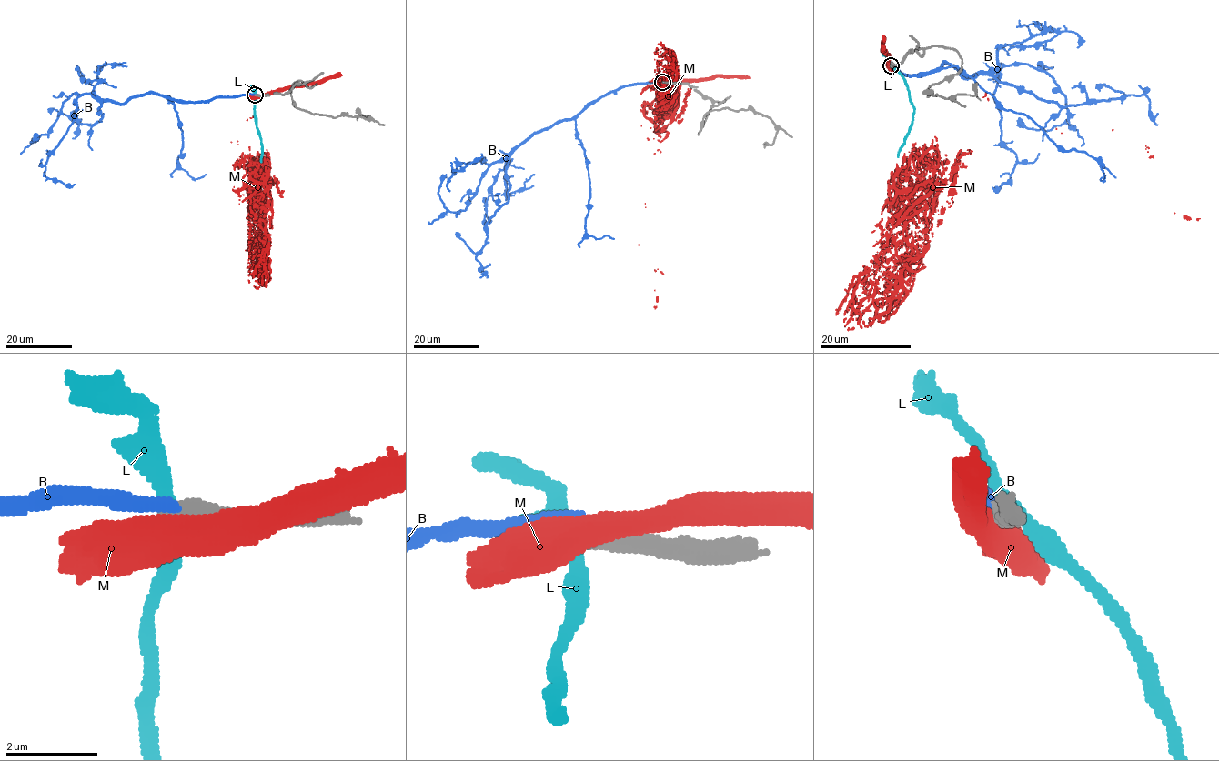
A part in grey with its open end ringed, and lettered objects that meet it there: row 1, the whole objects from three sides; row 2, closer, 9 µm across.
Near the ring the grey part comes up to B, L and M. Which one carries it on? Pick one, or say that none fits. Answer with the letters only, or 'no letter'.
no letter

